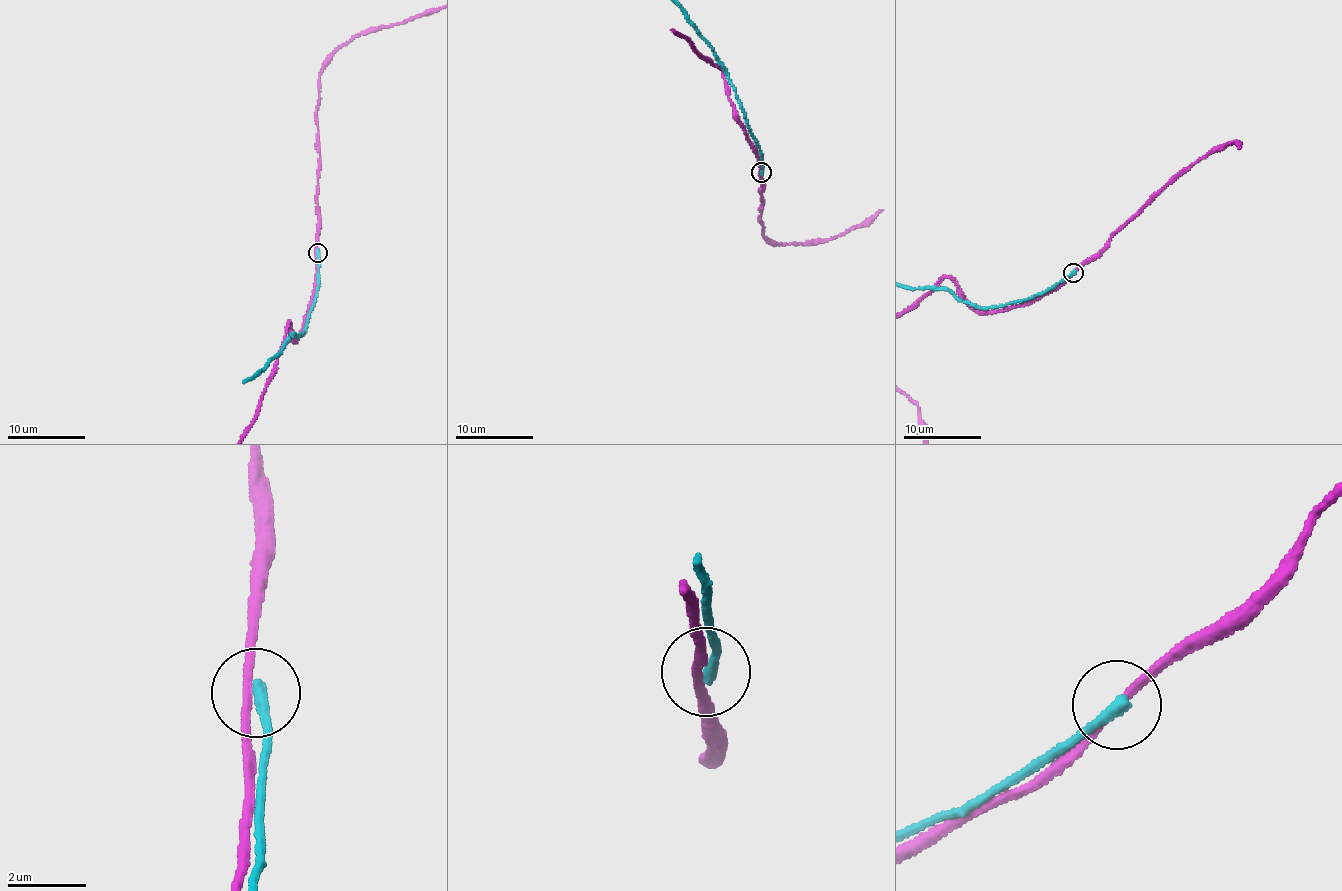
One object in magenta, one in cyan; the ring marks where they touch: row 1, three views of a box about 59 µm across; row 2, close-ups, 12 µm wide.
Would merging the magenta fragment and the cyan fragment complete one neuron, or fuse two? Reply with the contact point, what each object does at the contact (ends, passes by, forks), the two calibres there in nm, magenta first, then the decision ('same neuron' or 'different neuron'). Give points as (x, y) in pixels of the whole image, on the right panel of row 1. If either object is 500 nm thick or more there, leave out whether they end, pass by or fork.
at (1073, 272); magenta passes by; cyan ends there; 200 nm thick on the magenta side, 320 nm on the other; different neuron

